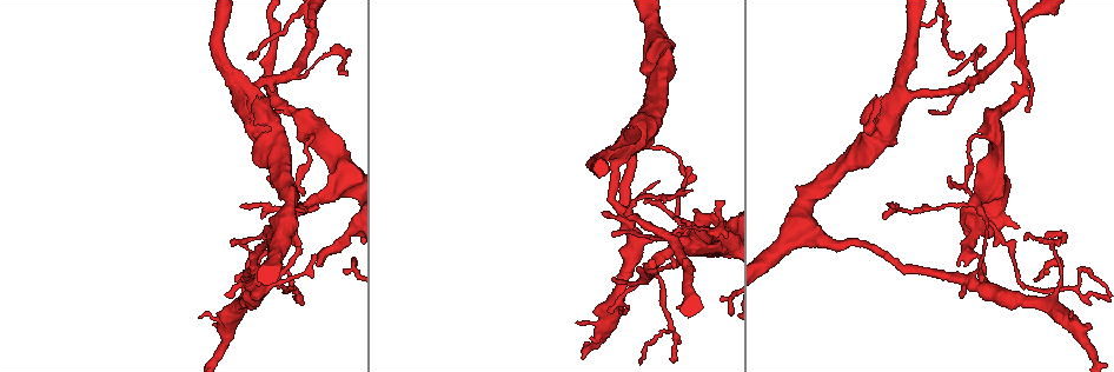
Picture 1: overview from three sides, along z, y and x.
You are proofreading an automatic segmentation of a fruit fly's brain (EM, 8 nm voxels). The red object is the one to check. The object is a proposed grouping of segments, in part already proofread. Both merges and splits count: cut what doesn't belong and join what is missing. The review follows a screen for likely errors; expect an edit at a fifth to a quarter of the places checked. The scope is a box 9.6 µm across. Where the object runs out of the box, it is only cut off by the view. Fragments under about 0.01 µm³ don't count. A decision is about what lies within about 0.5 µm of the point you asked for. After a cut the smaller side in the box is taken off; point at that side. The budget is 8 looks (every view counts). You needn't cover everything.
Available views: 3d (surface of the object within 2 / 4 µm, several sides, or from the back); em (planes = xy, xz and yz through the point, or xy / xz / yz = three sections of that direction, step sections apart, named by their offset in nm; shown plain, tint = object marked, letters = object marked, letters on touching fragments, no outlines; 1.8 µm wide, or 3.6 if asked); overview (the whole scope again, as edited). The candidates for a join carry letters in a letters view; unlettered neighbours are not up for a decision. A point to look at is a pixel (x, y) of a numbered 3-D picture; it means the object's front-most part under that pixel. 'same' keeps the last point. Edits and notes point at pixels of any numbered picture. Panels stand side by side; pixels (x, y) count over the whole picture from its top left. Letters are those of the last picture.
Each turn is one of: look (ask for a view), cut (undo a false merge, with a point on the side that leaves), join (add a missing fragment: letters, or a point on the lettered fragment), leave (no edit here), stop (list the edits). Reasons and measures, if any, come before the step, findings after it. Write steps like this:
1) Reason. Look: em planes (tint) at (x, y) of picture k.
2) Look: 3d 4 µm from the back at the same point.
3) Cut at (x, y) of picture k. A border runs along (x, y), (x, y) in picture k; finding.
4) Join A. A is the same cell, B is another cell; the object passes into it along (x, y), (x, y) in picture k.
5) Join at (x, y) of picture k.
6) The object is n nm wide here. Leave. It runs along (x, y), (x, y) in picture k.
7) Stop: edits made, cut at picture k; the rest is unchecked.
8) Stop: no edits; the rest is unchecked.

Touches itself. Look: em yz step 8 (tint) at (971, 156) of picture 1.

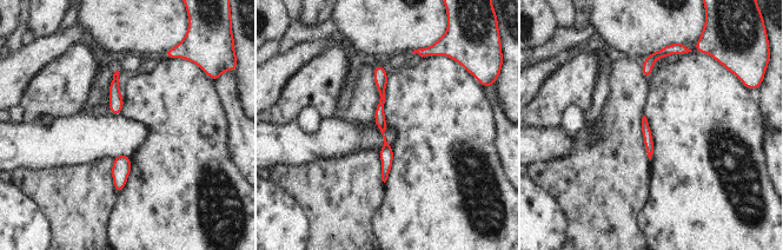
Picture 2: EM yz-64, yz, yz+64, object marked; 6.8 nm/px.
Cut it another way. Look: em planes (letters) at the same point.

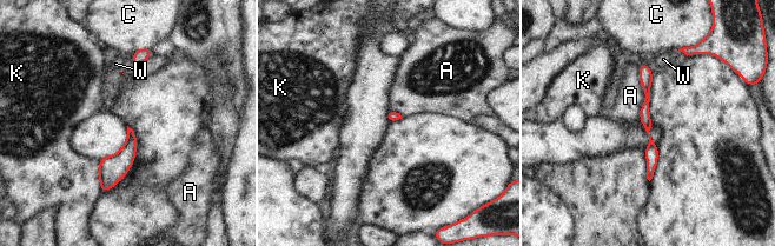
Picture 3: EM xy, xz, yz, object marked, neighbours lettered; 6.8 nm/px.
The object is 70 nm wide here. Leave. A, C, K and W are other cells; one neuron here.

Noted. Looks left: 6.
Free end. Look: 3d 2 µm at (949, 74) of picture 1.

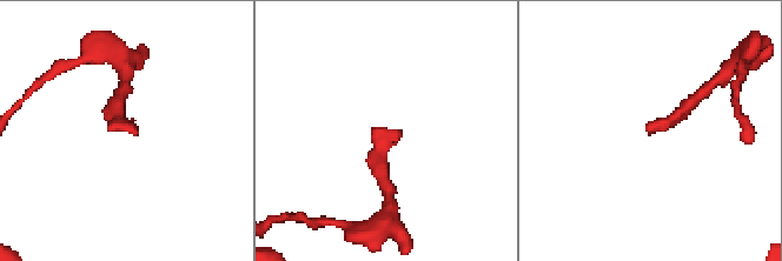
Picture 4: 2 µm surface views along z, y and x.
Look: em planes (letters) at (377, 128) of picture 4.

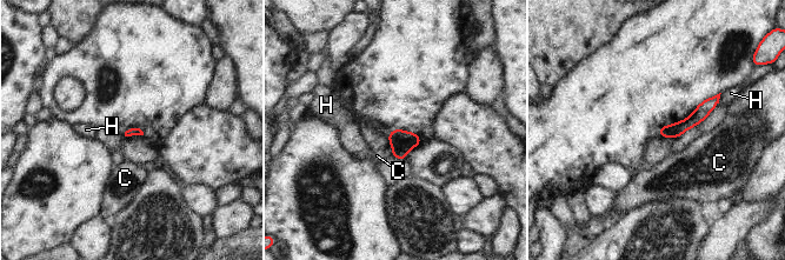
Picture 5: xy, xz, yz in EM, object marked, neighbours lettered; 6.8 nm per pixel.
The longest contact is with H, 80 nm. Leave. C and H are other cells; a border runs along (722, 93), (718, 102) in picture 5; no lettered fragment goes on from it.

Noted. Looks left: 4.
Calibre changes. Look: em planes (tint) at (644, 279) of picture 1.

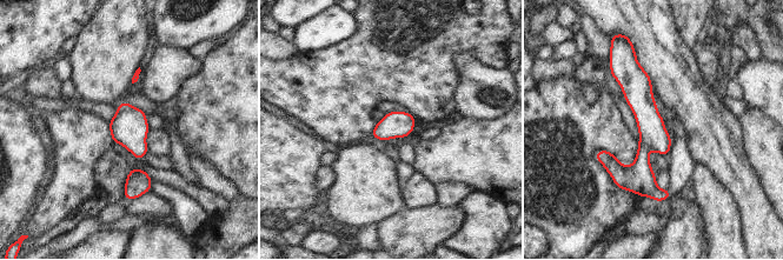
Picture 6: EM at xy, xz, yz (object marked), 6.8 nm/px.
Look: em planes (letters) at the same point.

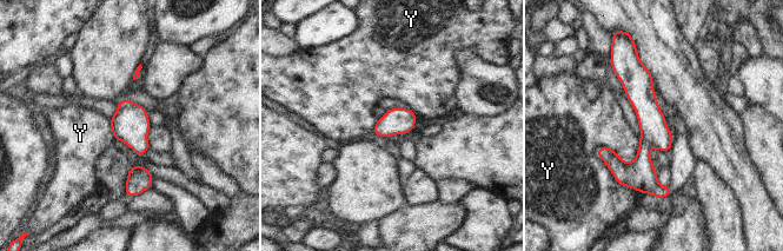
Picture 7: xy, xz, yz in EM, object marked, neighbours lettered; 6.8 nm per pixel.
Leave. Y is another cell; a border runs along (595, 150), (619, 184), (642, 193) in picture 7; one neuron here.

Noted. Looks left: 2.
Stop: no edits; the rest is unchecked.

